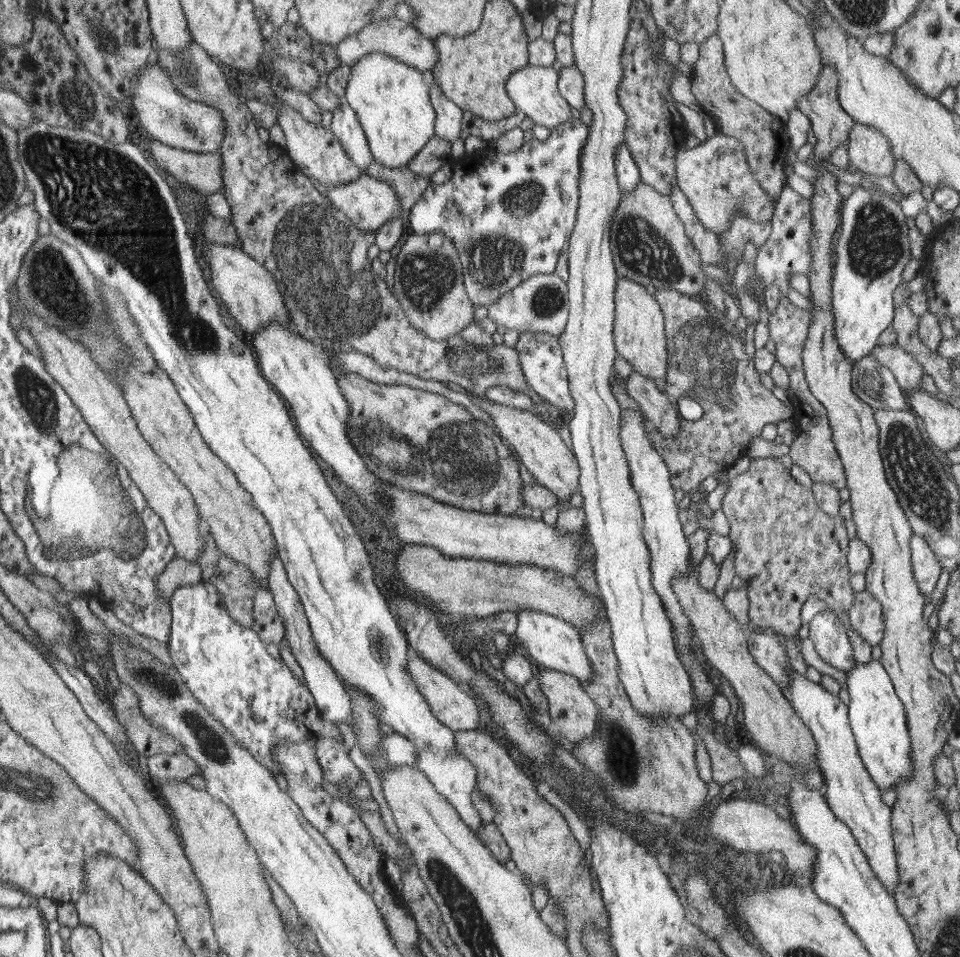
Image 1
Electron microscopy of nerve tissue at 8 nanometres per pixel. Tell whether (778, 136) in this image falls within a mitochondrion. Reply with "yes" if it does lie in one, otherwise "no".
no

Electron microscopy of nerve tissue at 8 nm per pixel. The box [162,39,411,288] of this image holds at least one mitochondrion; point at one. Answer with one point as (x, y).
(187, 71)

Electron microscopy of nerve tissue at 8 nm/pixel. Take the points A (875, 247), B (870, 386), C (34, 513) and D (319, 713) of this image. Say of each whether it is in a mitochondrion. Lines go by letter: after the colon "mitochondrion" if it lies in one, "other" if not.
A: mitochondrion
B: mitochondrion
C: other
D: other

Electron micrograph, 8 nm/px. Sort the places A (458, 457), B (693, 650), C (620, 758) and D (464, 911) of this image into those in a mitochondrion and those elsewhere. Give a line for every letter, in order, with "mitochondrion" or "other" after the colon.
A: mitochondrion
B: other
C: mitochondrion
D: mitochondrion

